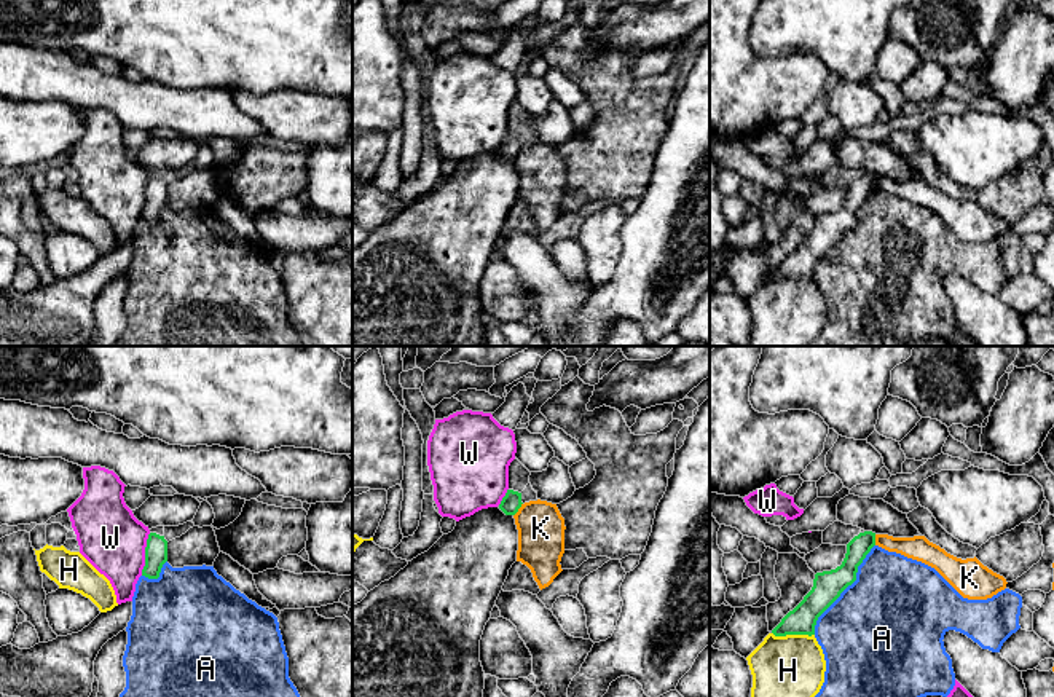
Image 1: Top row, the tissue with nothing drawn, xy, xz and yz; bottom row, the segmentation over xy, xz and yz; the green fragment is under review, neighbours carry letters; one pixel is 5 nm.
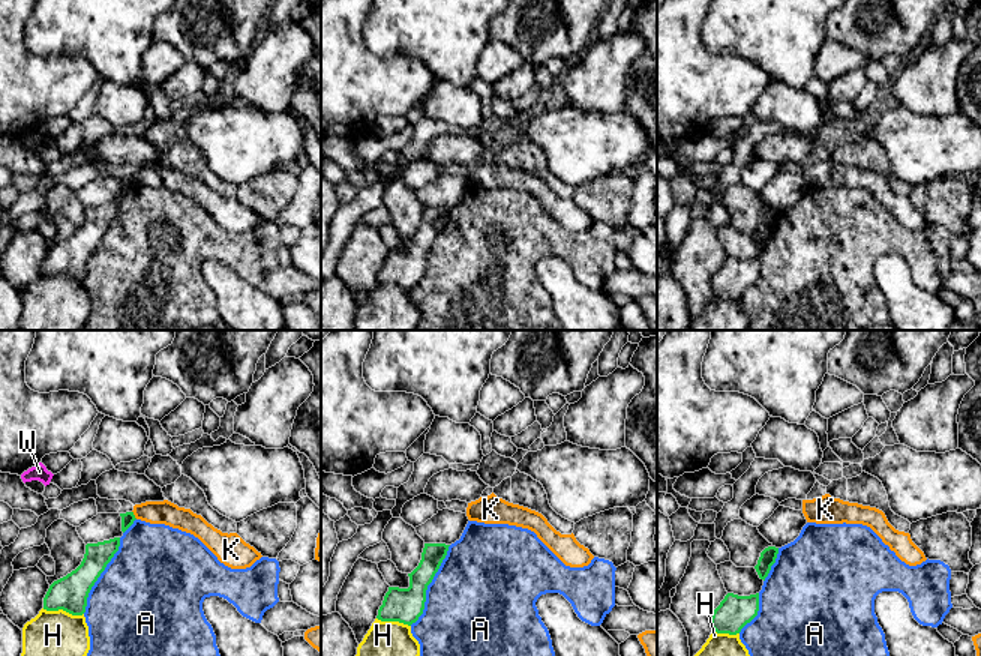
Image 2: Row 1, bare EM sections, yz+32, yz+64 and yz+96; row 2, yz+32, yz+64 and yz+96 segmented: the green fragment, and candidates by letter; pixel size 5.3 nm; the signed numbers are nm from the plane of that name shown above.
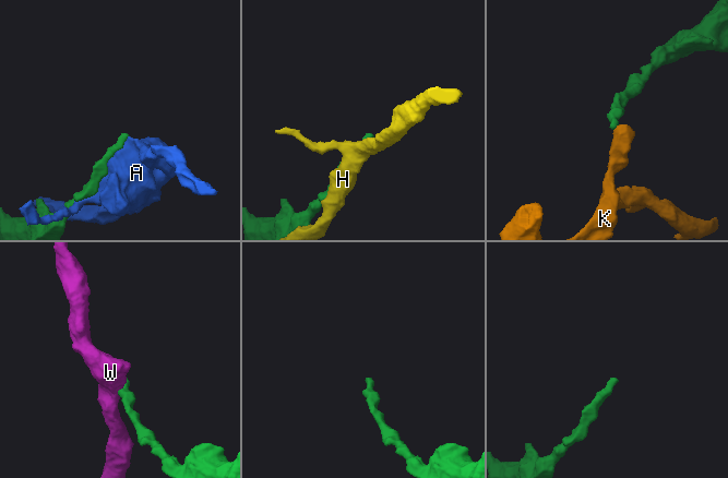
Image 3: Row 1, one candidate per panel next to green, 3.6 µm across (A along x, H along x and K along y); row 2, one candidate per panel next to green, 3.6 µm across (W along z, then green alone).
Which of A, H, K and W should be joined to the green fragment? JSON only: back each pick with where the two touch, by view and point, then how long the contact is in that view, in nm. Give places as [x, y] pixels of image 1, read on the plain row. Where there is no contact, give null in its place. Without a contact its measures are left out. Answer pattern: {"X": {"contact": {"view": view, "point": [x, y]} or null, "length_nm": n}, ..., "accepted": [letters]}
{"accepted": []}

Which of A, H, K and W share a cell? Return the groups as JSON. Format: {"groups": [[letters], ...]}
{"groups": [["A"], ["H"], ["K"], ["W"]]}

